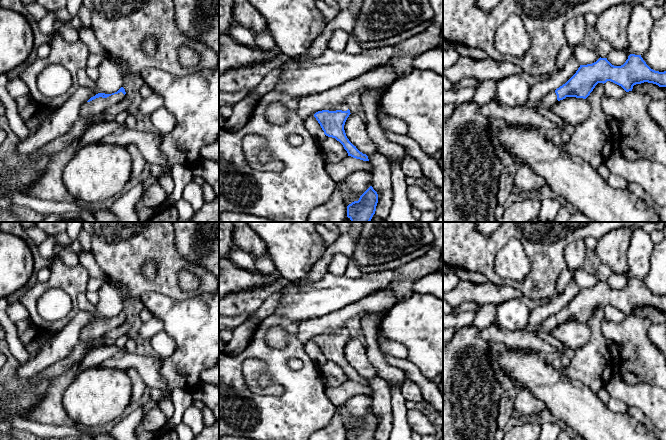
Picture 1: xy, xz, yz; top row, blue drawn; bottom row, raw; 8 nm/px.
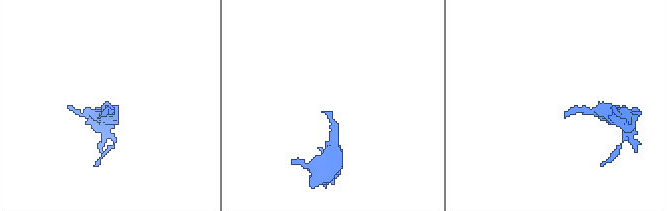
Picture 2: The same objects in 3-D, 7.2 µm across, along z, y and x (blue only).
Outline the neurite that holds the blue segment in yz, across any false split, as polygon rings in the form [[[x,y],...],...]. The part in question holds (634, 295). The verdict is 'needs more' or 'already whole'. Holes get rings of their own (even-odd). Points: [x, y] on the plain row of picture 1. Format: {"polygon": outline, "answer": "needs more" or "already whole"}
{"polygon": [[[630,278],[621,290],[612,289],[607,282],[599,282],[596,286],[580,289],[576,297],[562,310],[547,318],[539,328],[545,333],[552,331],[566,321],[586,323],[598,307],[611,305],[621,310],[626,316],[633,310],[644,306],[666,311],[666,295],[651,293],[641,279]]], "answer": "needs more"}

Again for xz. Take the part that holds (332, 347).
{"polygon": [[[343,327],[336,335],[318,335],[314,338],[314,341],[320,348],[324,358],[339,365],[347,375],[348,380],[369,385],[368,380],[360,376],[346,360],[344,349],[350,338],[348,328]]], "answer": "needs more"}

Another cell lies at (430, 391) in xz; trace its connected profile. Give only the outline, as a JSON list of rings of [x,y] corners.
[[[387,354],[383,355],[389,365],[401,368],[405,372],[406,377],[419,386],[423,398],[433,405],[443,418],[443,395],[441,394],[438,385],[424,377],[418,367],[407,359],[396,359]]]

